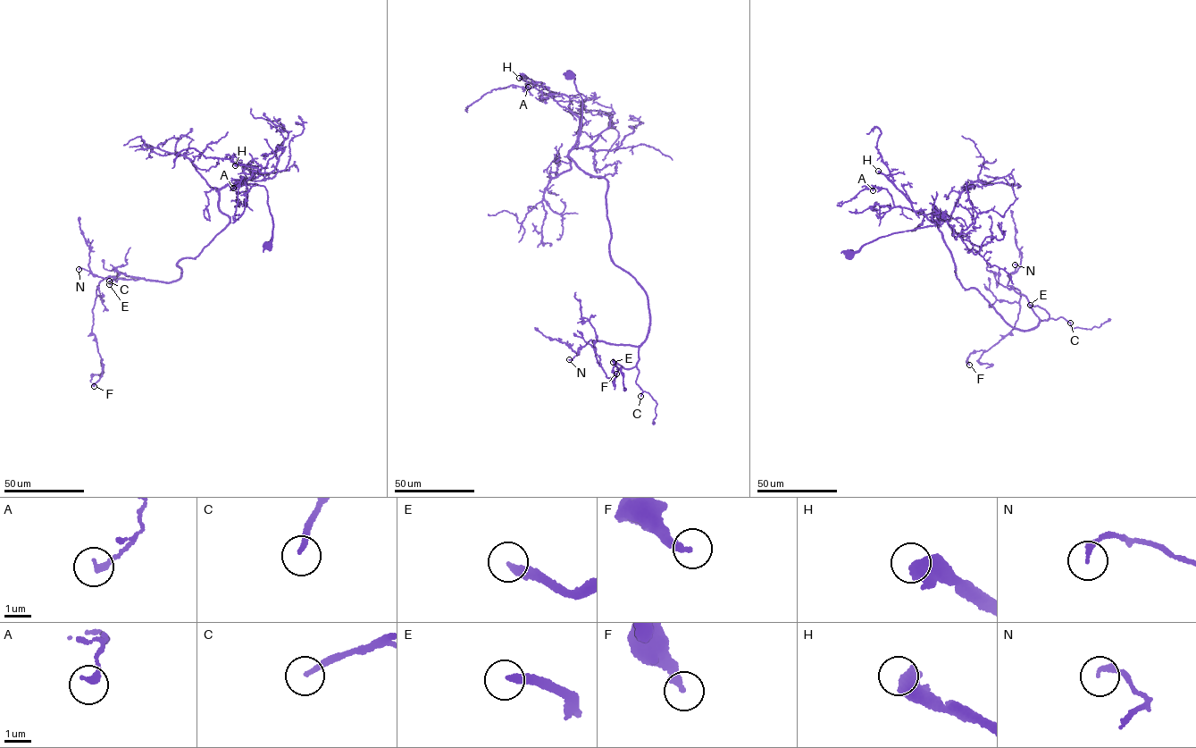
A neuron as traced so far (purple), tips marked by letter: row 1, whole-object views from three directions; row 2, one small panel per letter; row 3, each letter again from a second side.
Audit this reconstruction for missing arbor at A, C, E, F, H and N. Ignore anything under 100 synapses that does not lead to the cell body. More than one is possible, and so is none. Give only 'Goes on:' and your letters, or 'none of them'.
Goes on: C, E, H

